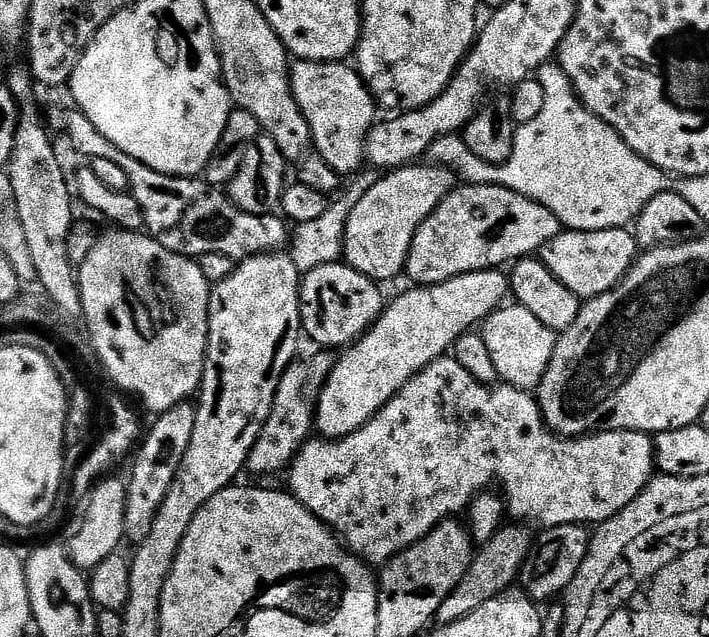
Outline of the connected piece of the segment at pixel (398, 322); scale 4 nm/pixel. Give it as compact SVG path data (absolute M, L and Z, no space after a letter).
M489 270L411 290L402 293L393 304L391 301L368 331L343 353L345 356L337 362L336 369L333 372L331 369L314 417L315 431L321 437L345 438L359 431L417 373L441 359L467 328L476 323L477 327L501 307L504 295L509 295L510 280L503 271Z

